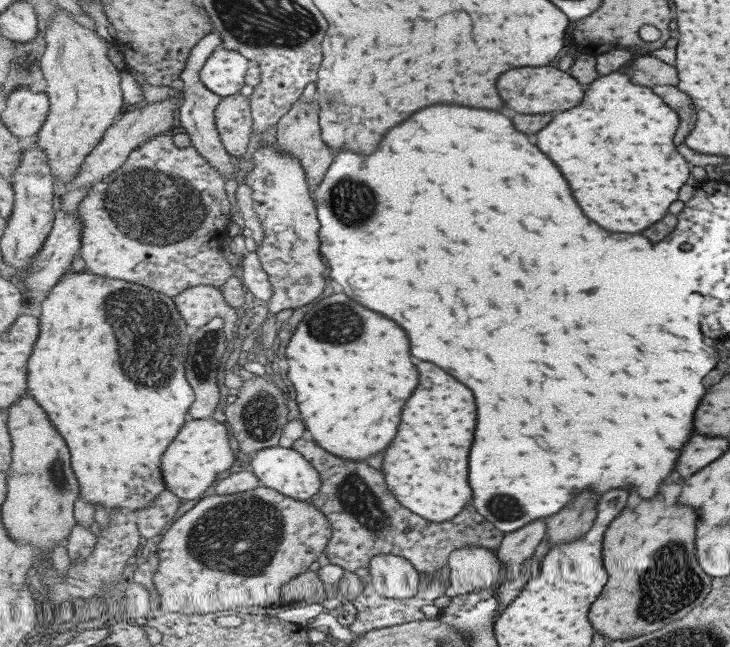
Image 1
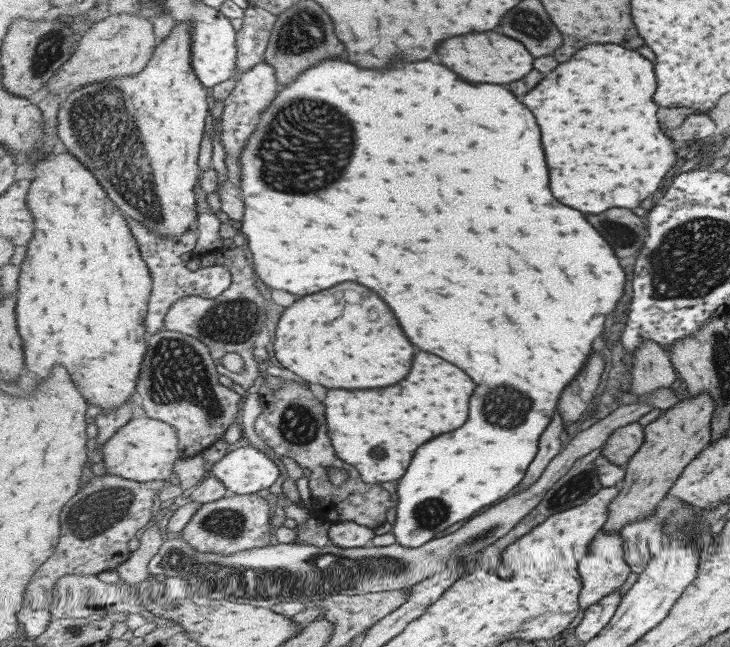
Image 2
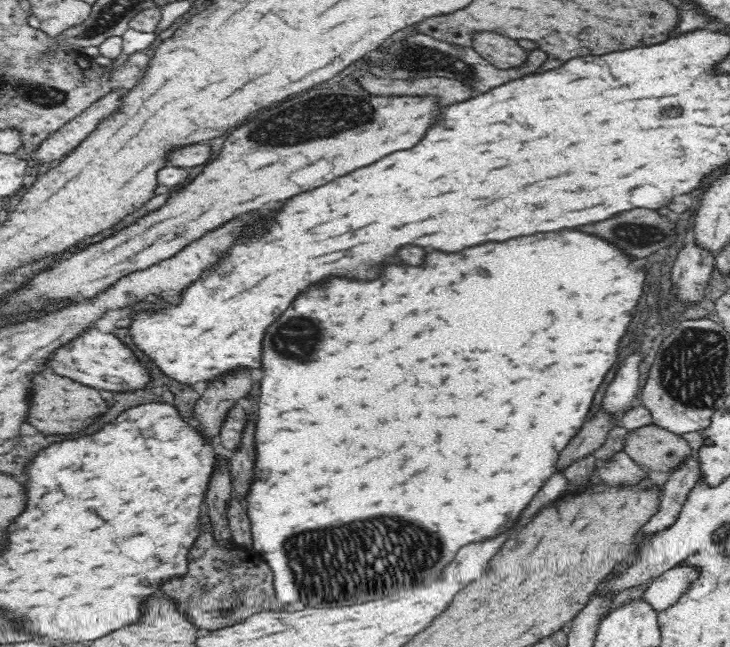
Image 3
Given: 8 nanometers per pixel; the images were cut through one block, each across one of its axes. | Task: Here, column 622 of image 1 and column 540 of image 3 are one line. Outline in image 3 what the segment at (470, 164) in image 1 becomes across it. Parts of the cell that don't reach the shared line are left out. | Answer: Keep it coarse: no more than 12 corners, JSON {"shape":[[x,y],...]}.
{"shape":[[560,230],[262,342],[282,604],[439,580],[556,472],[646,268]]}

